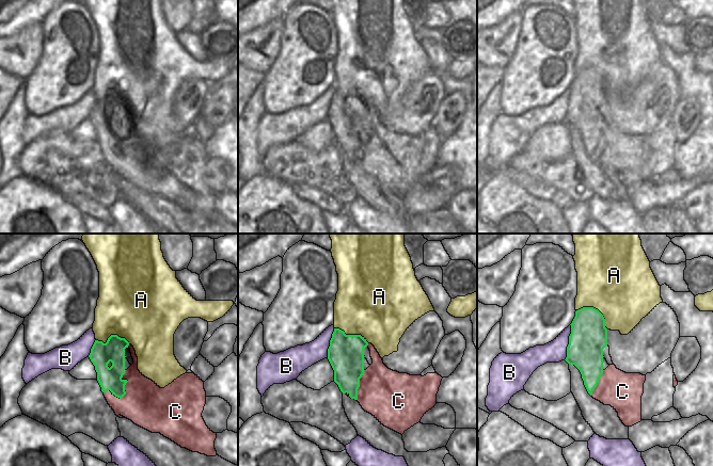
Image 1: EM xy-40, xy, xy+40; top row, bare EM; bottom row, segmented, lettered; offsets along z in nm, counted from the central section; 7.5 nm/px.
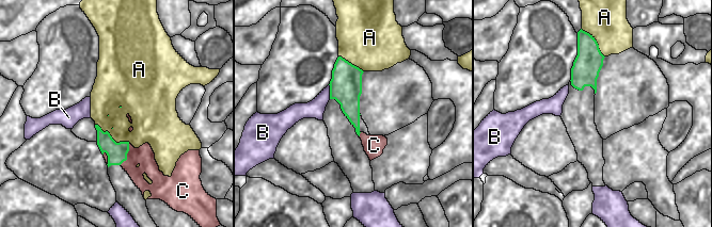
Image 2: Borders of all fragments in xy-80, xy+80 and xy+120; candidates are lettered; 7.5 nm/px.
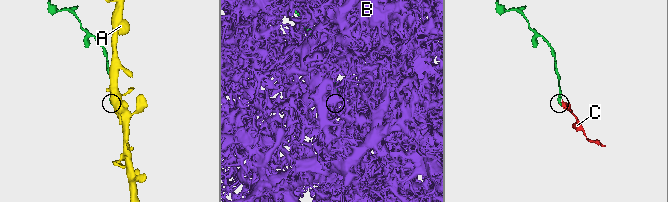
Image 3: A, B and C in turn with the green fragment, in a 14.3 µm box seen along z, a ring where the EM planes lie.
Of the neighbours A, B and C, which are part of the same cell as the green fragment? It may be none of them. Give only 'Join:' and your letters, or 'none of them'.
Join: C

